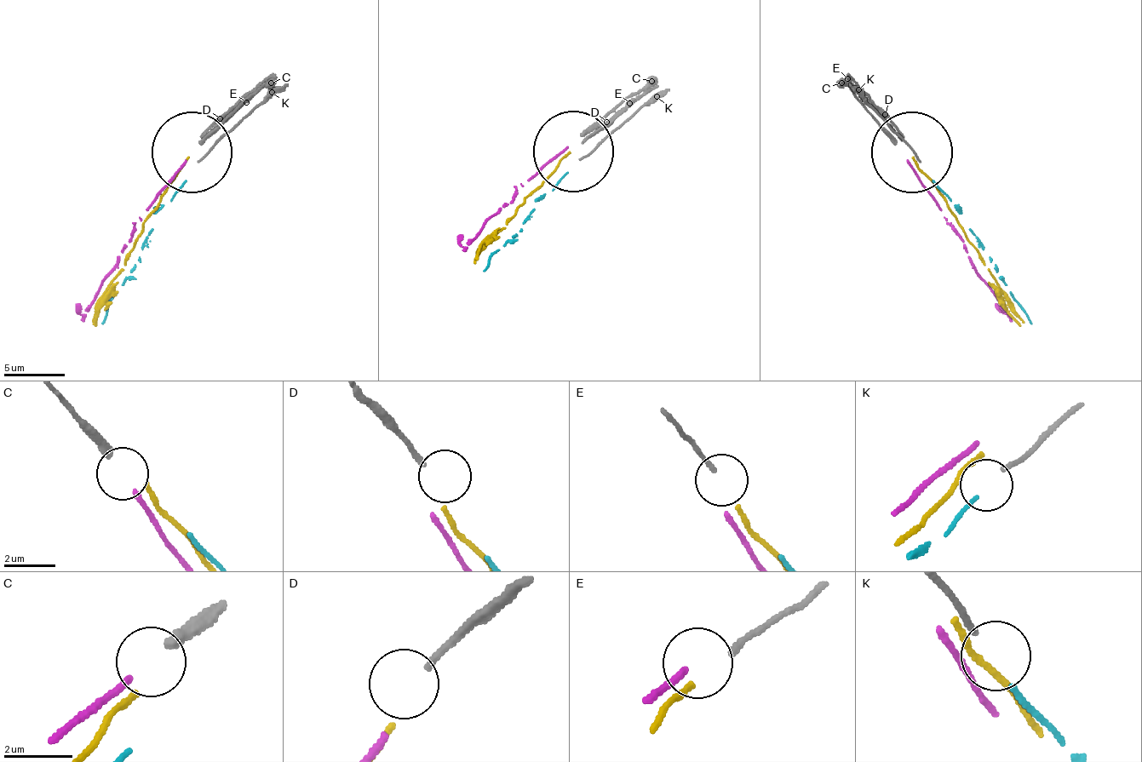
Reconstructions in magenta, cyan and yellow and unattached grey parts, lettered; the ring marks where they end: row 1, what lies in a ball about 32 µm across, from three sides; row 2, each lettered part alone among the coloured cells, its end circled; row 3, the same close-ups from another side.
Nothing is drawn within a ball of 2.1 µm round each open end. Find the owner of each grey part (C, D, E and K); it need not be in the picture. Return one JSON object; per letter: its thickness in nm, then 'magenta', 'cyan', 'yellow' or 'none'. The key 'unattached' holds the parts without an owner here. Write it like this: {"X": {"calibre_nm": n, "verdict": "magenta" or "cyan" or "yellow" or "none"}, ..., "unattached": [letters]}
{"C": {"calibre_nm": 340, "verdict": "magenta"}, "D": {"calibre_nm": 200, "verdict": "none"}, "E": {"calibre_nm": 180, "verdict": "yellow"}, "K": {"calibre_nm": 170, "verdict": "cyan"}, "unattached": ["D"]}

